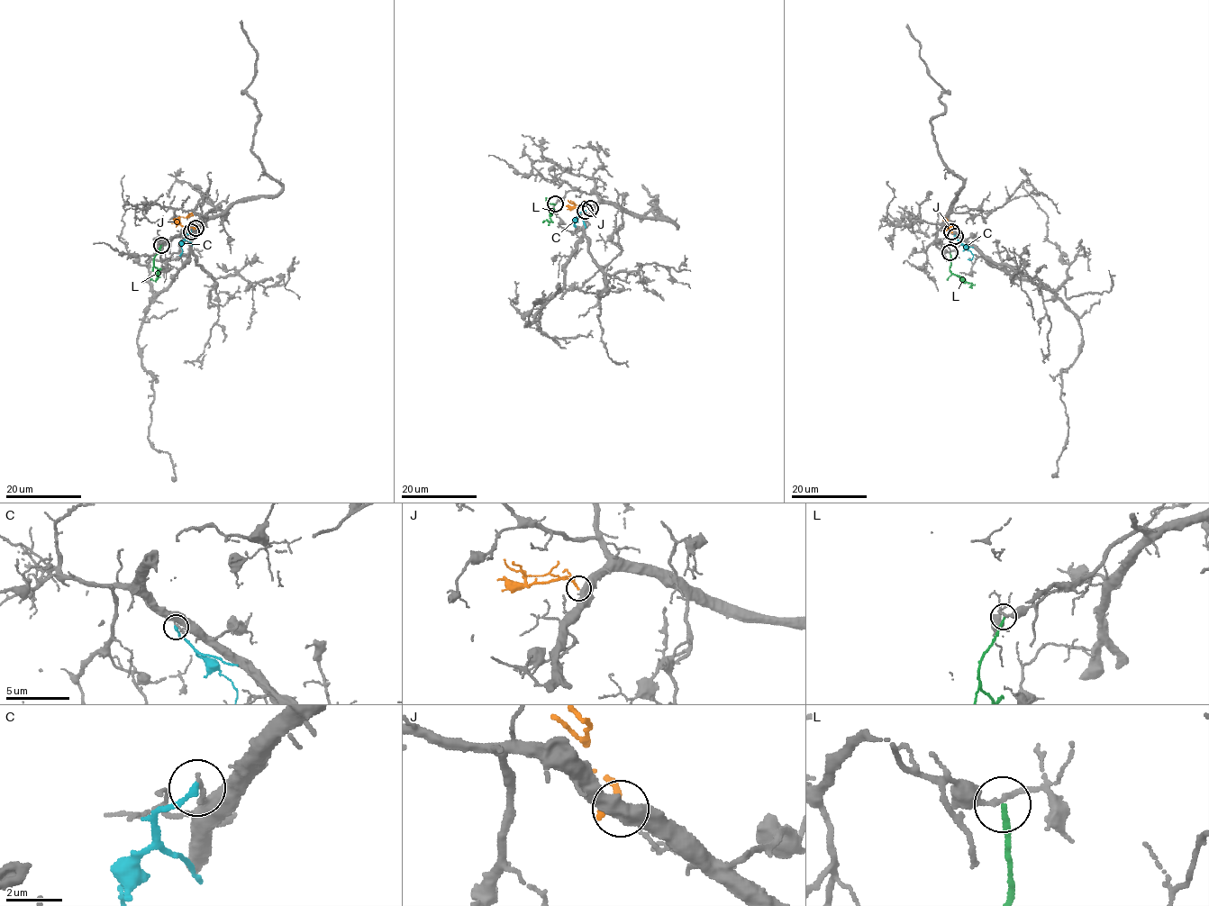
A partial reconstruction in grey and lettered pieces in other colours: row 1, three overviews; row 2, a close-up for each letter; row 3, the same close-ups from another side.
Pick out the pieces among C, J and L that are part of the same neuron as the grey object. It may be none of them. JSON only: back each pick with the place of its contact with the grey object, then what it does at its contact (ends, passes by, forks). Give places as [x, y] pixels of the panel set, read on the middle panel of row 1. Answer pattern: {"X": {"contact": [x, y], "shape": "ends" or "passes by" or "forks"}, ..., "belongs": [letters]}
{"J": {"contact": [590, 208], "shape": "ends"}, "belongs": ["J"]}

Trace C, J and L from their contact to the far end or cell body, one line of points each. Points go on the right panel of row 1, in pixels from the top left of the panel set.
C: (955, 236), (973, 255), (968, 259)
J: (952, 231), (949, 231), (944, 218)
L: (950, 253), (949, 270), (970, 283), (970, 287), (972, 285)

